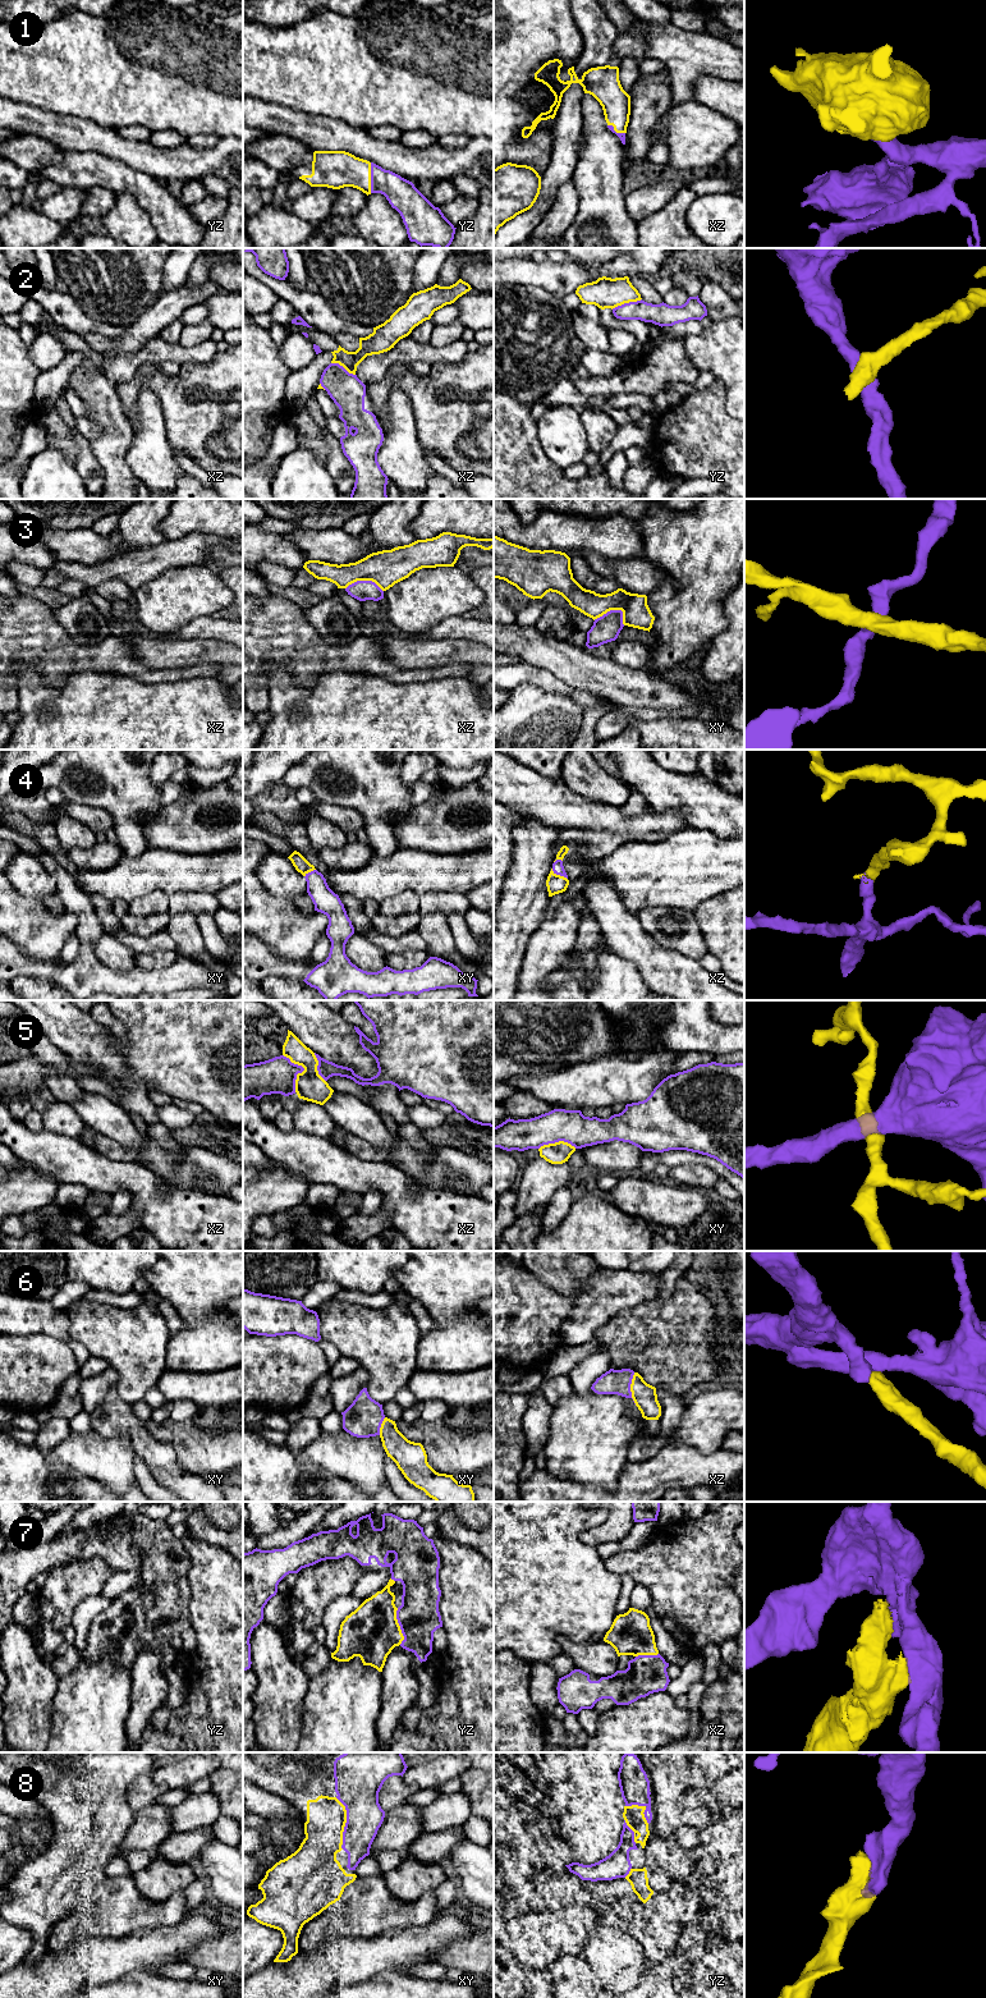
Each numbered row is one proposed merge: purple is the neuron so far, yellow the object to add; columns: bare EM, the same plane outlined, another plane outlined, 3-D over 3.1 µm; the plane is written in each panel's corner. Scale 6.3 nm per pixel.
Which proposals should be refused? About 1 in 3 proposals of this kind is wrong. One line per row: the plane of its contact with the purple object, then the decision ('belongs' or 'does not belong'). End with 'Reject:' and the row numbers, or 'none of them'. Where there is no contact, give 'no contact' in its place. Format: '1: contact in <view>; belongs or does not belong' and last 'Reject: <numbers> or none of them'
1: contact in yz; belongs
2: contact in yz; does not belong
3: contact in xy; does not belong
4: contact in xz; belongs
5: contact in xz; does not belong
6: contact in xz; belongs
7: contact in yz; belongs
8: contact in xy; belongs
Reject: 2, 3, 5

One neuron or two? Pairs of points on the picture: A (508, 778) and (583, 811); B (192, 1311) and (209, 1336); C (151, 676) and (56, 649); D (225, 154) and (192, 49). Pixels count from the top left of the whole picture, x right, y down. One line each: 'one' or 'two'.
A: one
B: two
C: one
D: two

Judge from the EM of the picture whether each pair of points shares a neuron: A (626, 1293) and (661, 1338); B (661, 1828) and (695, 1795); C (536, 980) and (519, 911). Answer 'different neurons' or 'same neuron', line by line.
A: different neurons
B: different neurons
C: different neurons

